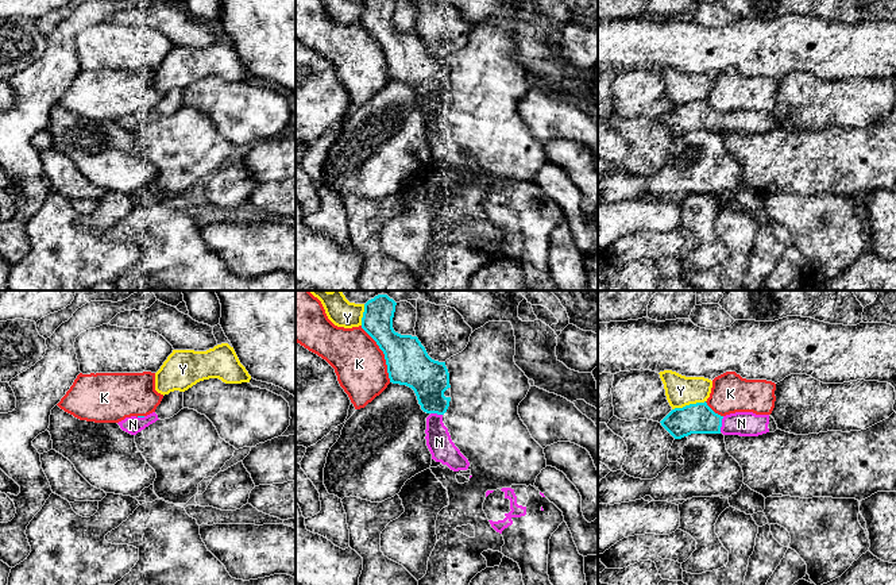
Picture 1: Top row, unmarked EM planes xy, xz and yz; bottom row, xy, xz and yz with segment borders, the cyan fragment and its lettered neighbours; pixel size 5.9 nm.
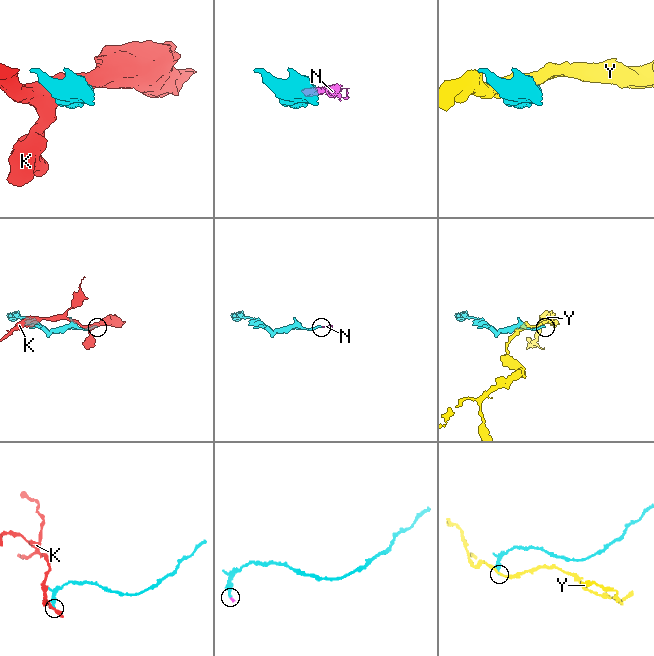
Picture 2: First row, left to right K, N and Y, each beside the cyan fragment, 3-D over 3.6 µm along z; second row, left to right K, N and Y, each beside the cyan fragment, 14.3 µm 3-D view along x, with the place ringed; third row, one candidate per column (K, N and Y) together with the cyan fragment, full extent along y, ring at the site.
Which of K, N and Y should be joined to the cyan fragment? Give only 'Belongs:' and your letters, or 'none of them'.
Belongs: N

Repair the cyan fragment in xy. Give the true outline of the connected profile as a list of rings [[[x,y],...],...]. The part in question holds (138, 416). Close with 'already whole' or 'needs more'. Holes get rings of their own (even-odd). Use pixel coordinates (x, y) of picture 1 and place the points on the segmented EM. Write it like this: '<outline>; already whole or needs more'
[[[155,412],[147,415],[147,416],[131,416],[125,417],[124,420],[119,422],[117,424],[120,428],[131,435],[136,435],[150,424],[155,423],[158,419],[158,415]]]; needs more

